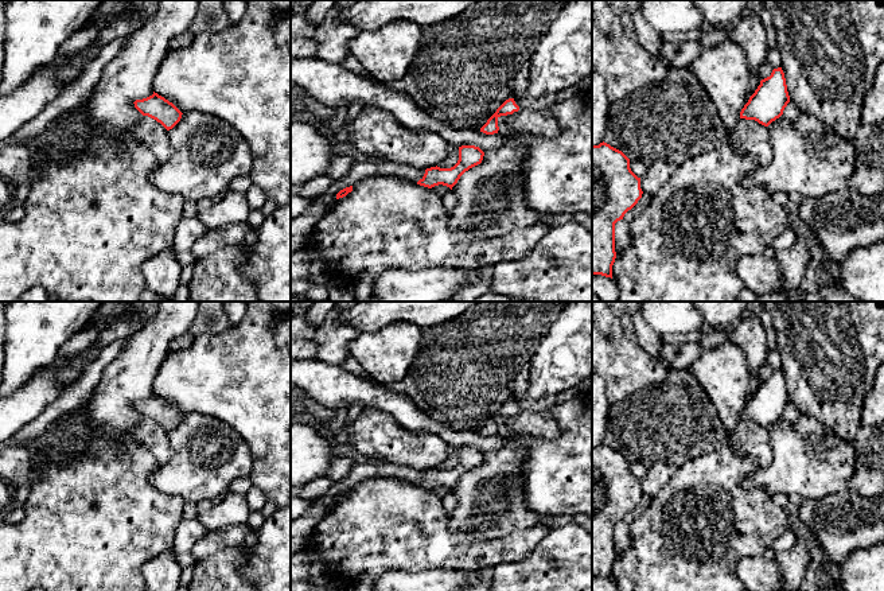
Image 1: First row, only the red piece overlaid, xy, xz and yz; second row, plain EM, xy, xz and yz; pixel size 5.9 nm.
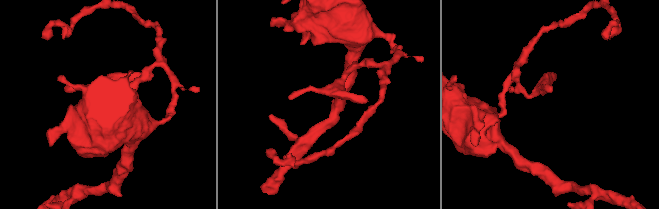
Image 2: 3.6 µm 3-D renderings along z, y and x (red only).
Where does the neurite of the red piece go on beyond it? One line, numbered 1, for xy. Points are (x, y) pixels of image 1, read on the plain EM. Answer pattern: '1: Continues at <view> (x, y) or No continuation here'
1: No continuation here

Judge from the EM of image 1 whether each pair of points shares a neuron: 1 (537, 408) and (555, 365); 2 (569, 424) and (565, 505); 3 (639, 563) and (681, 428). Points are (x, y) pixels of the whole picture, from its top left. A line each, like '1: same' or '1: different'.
1: same
2: same
3: different

